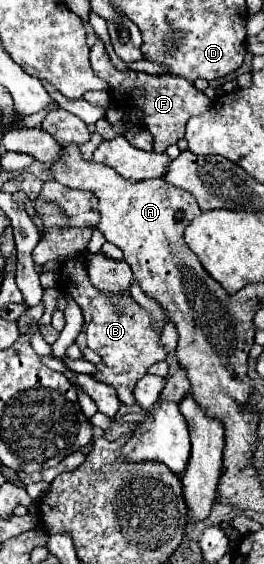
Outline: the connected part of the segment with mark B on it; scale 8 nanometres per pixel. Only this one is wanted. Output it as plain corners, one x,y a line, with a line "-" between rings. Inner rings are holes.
82,255
70,257
64,261
62,279
58,285
62,291
70,293
84,315
84,327
76,337
76,343
86,361
96,365
94,379
112,385
118,391
118,397
124,405
136,405
134,385
138,377
144,377
146,369
156,361
166,359
164,347
158,343
160,333
150,325
150,313
142,309
128,293
122,295
104,295
88,281
86,265

